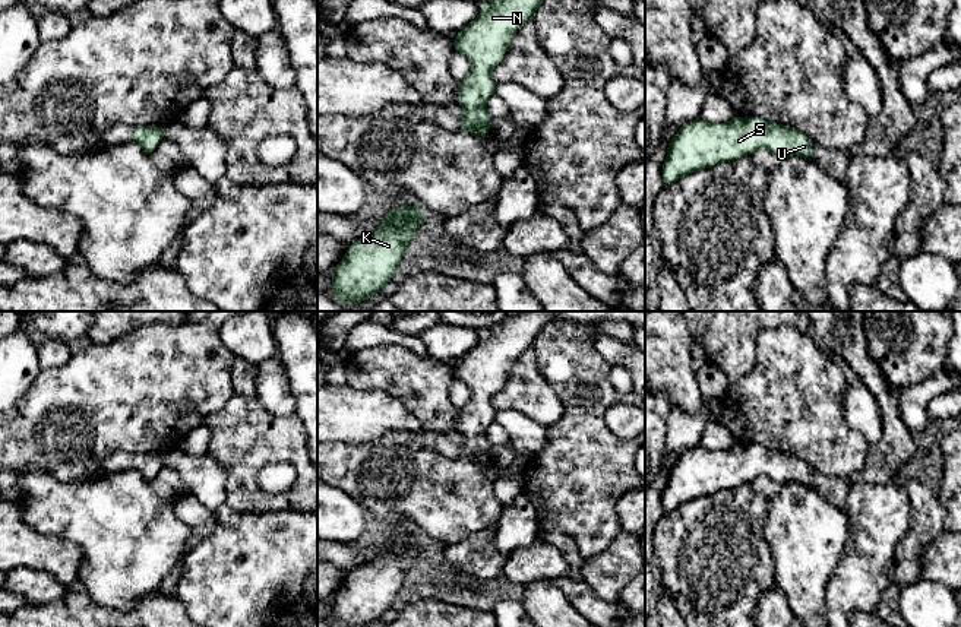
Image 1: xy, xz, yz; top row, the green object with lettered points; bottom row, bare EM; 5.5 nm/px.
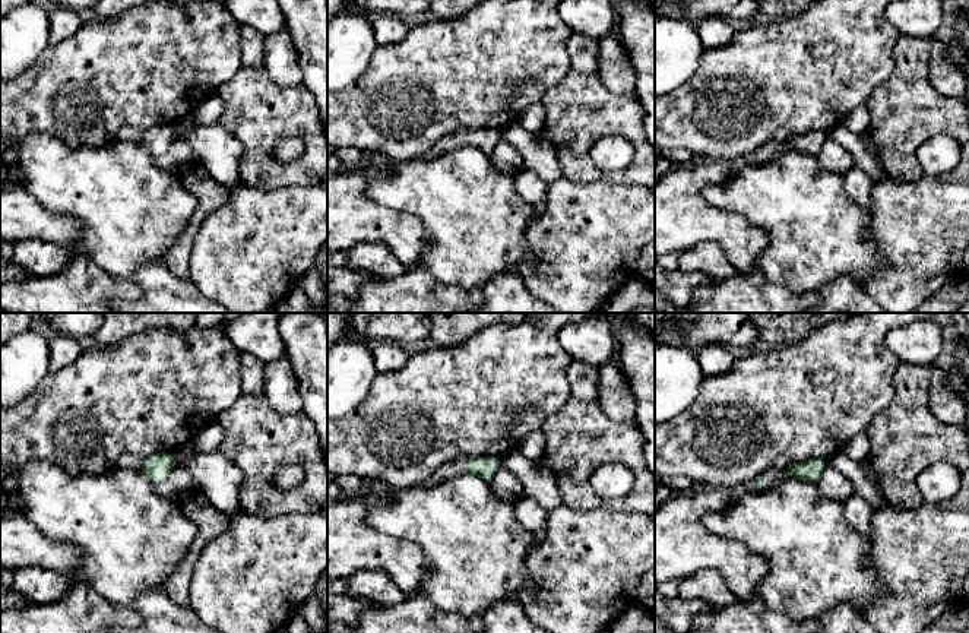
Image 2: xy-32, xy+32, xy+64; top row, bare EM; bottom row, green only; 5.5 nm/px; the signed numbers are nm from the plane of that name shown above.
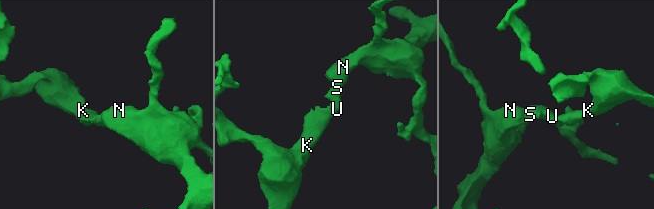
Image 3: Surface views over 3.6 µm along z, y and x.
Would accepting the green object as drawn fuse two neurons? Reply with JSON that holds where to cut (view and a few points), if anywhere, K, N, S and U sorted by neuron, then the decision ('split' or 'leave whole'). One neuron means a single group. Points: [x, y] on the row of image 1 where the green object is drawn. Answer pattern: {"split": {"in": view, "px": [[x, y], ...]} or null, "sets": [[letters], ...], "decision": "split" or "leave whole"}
{"split": null, "sets": [["K", "N", "S", "U"]], "decision": "leave whole"}

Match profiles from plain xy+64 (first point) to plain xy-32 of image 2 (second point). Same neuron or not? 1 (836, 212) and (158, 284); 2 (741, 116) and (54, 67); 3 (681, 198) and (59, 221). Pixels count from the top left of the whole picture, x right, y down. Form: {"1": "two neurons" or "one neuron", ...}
{"1": "two neurons", "2": "one neuron", "3": "one neuron"}

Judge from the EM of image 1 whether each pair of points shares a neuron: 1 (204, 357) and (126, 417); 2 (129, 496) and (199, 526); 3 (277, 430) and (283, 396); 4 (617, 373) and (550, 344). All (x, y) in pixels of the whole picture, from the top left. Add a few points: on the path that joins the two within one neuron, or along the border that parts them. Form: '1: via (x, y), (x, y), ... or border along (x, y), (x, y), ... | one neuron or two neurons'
1: via (185, 371), (163, 380), (145, 398) | one neuron
2: border along (171, 502), (174, 513), (190, 531), (186, 551) | two neurons
3: border along (256, 398), (275, 415), (294, 415) | two neurons
4: border along (612, 364), (610, 380), (622, 392), (629, 393) | two neurons

